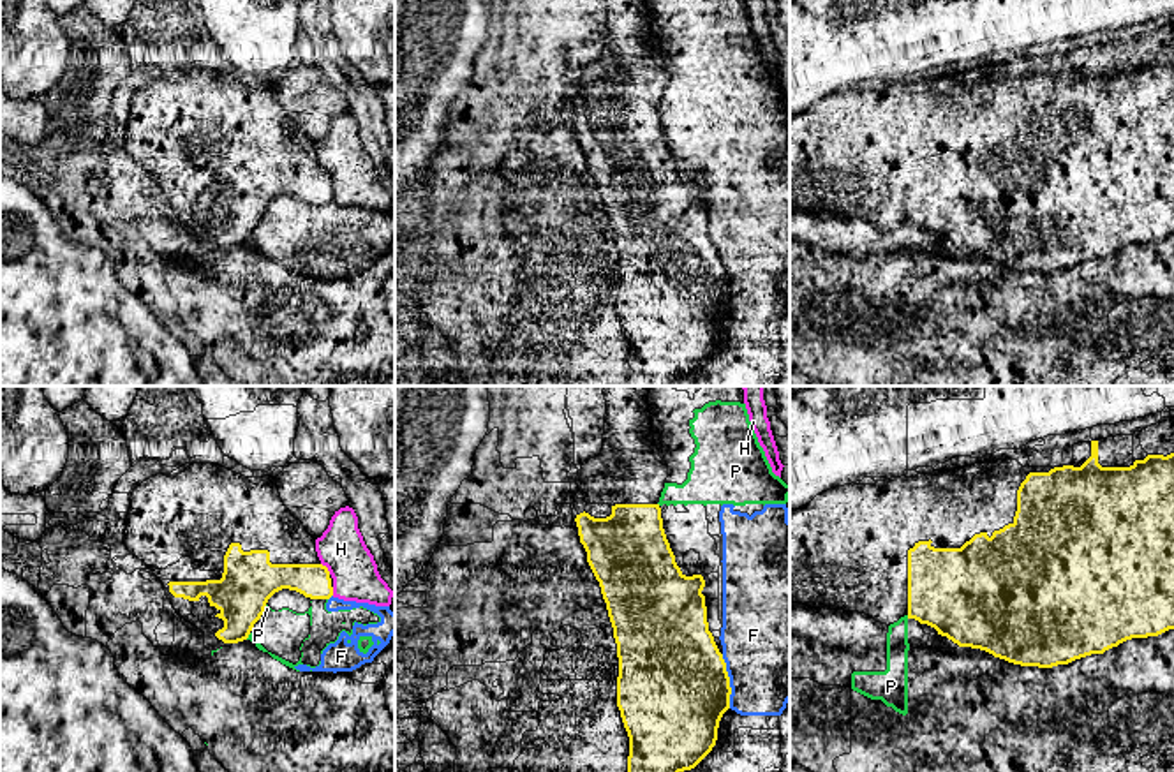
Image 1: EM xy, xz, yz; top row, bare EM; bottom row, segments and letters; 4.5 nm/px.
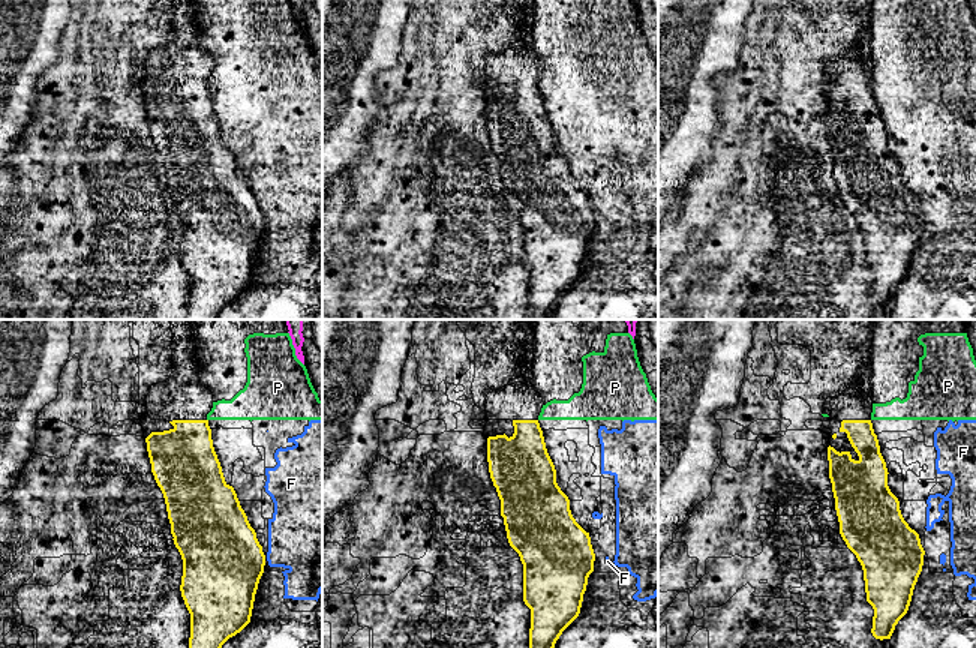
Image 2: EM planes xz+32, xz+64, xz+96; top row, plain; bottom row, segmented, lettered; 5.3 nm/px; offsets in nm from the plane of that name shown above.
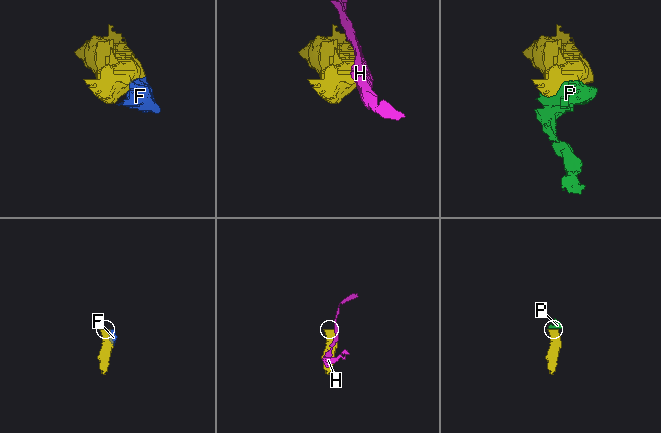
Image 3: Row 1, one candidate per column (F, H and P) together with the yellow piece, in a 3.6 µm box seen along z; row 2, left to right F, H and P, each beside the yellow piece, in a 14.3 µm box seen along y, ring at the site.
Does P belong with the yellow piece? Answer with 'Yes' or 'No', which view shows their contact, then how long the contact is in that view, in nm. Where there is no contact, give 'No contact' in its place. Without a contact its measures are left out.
No. Touches yellow in xy. Shared border 40 nm

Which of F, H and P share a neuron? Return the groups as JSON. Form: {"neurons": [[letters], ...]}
{"neurons": [["F", "P"], ["H"]]}

